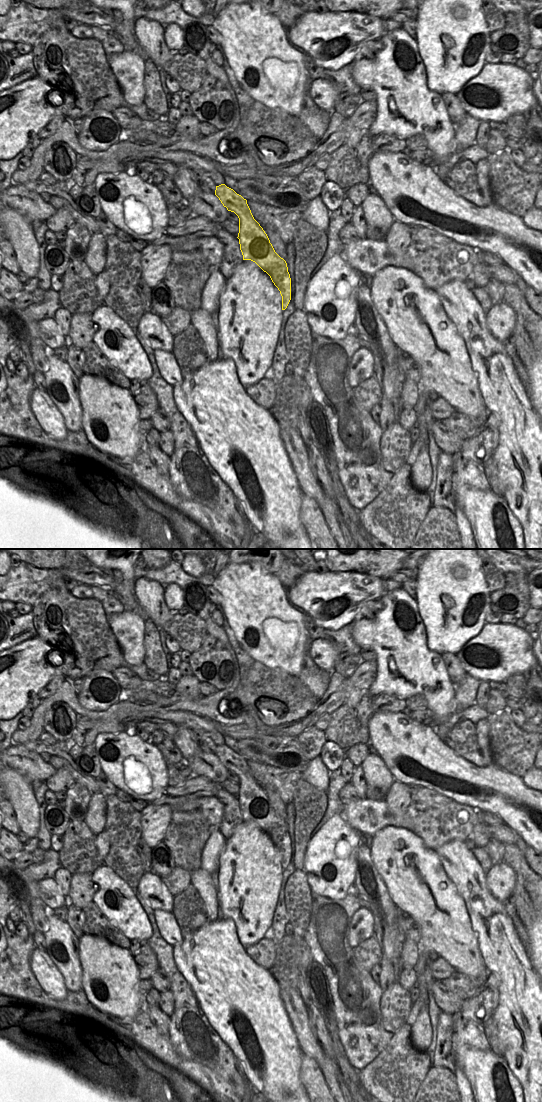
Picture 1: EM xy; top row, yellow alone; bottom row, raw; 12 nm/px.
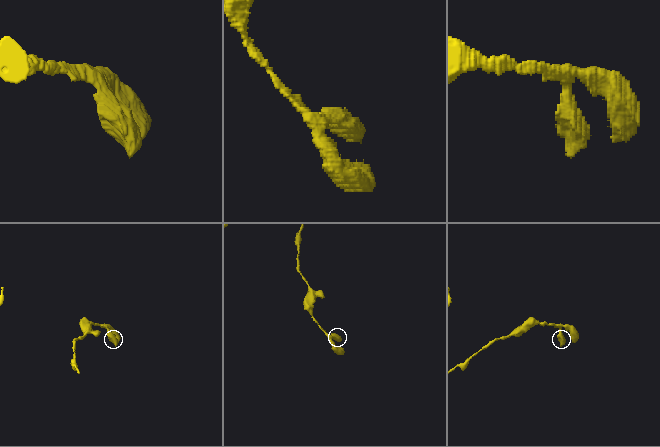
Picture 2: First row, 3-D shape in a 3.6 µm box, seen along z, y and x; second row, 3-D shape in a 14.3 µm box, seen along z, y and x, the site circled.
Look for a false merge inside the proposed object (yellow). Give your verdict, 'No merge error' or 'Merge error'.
No merge error.

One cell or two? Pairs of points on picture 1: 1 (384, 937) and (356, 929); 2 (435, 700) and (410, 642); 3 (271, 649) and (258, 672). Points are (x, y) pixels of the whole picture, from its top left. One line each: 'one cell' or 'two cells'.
1: two cells
2: one cell
3: two cells

